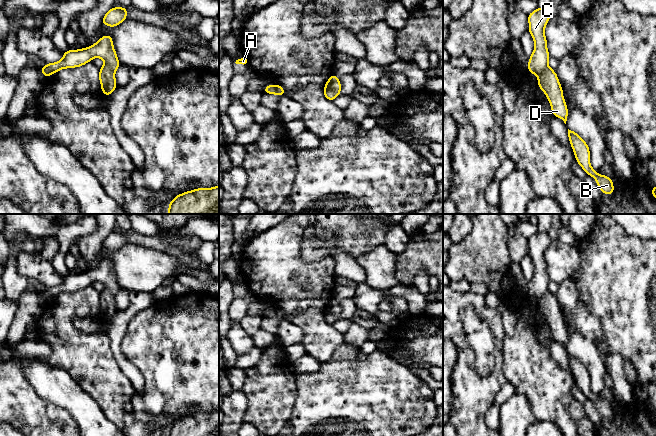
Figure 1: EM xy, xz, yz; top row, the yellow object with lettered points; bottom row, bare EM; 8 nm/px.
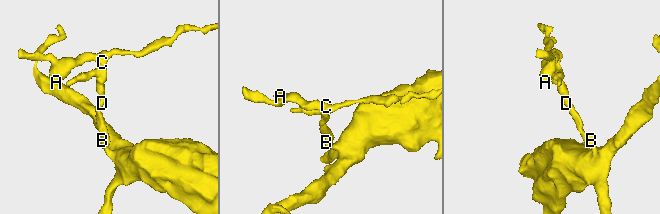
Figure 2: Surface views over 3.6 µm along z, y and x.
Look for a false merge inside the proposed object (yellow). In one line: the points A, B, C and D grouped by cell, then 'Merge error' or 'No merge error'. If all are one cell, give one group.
Groups: A C / B D. Merge error

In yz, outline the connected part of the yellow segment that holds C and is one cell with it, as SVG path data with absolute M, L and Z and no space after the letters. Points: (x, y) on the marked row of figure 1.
M538 7L535 11L528 14L530 32L535 48L528 61L528 72L540 75L547 67L550 55L547 49L547 40L544 29L551 15L548 10Z

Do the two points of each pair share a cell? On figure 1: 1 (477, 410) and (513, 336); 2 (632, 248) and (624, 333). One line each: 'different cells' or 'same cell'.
1: different cells
2: same cell

